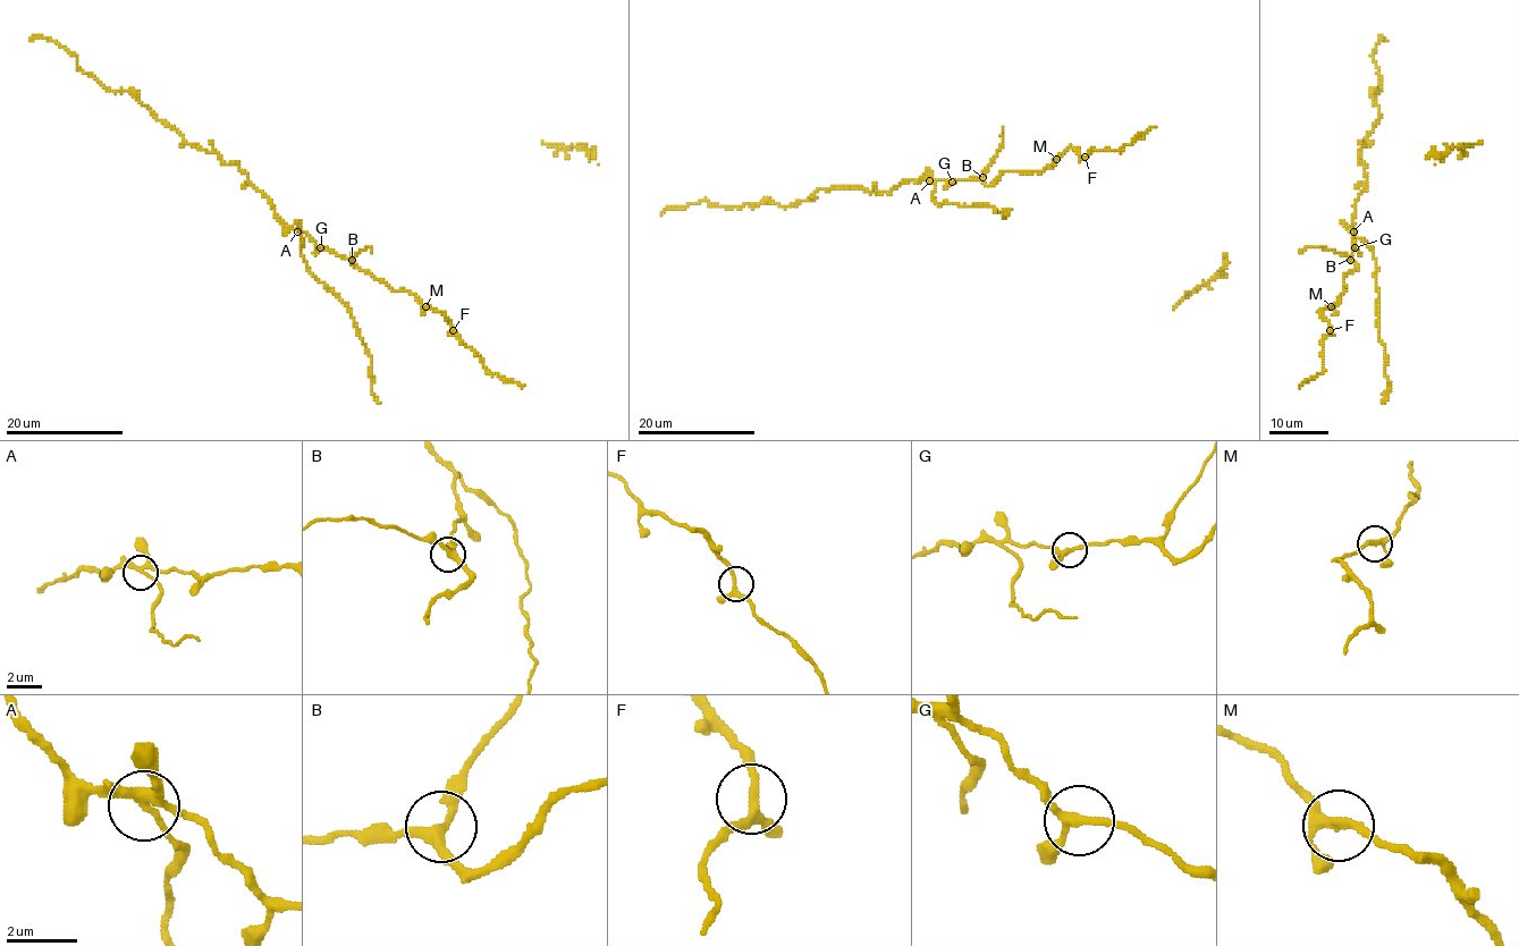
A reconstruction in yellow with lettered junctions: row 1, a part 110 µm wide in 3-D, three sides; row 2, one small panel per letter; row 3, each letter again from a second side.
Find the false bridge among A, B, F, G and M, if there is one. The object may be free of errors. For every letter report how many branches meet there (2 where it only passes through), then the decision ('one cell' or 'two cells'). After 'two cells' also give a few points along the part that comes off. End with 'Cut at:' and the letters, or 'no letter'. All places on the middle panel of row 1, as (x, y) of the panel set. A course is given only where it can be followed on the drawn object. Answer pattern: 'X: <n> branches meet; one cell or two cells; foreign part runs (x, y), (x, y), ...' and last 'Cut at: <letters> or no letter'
A: 4 branches meet; two cells; foreign part runs (928, 180), (934, 185), (933, 200), (941, 205), (948, 203), (967, 207), (992, 205), (1003, 216), (1012, 209)
B: 3 branches meet; one cell
F: 3 branches meet; one cell
G: 3 branches meet; one cell
M: 3 branches meet; one cell
Cut at: A

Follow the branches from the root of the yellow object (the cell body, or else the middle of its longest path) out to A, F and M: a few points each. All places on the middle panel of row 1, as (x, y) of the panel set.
A: (956, 180), (928, 180)
F: (956, 180), (981, 179), (988, 185), (1007, 170), (1041, 171), (1070, 149), (1085, 157)
M: (956, 180), (981, 179), (988, 185), (1007, 170), (1041, 171), (1056, 159)

